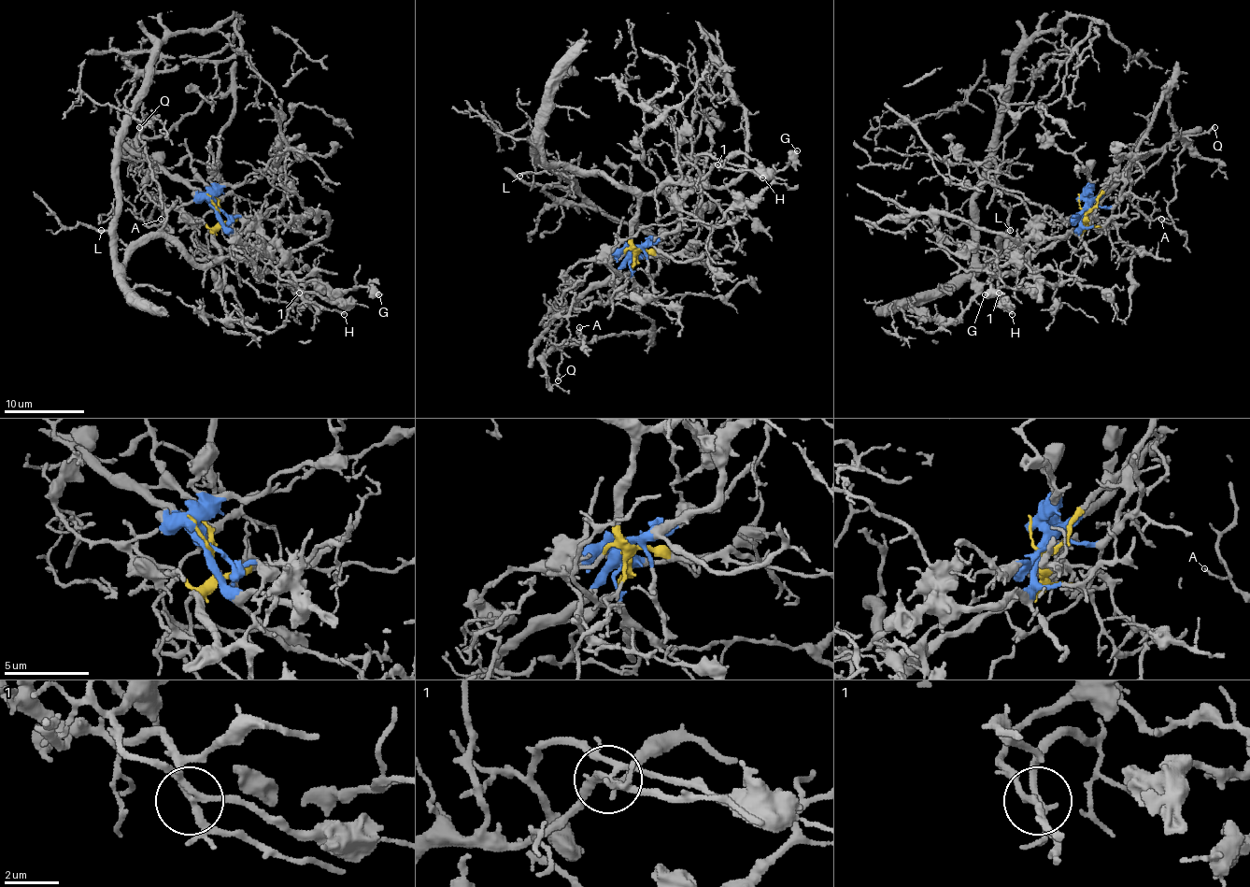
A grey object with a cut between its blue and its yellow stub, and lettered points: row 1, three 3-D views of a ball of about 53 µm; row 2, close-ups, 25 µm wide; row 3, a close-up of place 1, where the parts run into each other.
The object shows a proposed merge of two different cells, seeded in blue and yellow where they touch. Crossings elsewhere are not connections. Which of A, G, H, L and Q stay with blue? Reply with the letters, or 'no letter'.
A, G, Q

